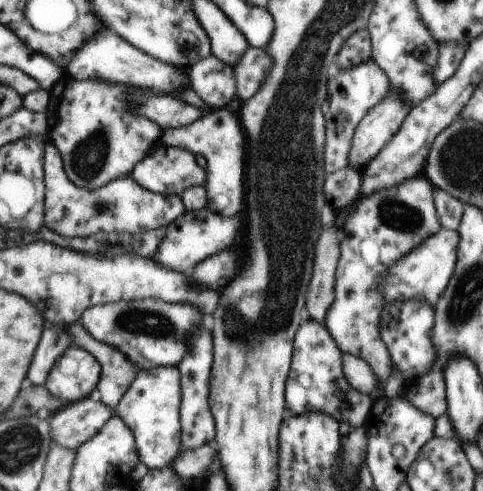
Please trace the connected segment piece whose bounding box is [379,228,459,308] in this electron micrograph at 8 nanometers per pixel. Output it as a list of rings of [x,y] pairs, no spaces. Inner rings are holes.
[[[441,228],[419,247],[401,257],[387,270],[387,274],[381,277],[379,289],[383,292],[385,304],[416,299],[429,302],[434,308],[454,274],[458,247],[459,232]]]

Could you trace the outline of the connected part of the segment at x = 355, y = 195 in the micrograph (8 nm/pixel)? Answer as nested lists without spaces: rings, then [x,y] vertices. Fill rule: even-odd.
[[[348,166],[333,172],[325,178],[323,186],[326,200],[332,210],[342,210],[348,204],[354,205],[361,196],[362,173]]]

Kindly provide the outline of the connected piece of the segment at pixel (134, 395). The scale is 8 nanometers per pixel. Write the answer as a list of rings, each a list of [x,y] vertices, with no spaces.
[[[175,366],[139,370],[116,405],[115,414],[132,431],[139,462],[149,470],[170,465],[182,446],[182,372]]]

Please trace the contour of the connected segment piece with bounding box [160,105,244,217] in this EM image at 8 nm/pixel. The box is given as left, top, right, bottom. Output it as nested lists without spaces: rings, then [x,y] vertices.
[[[236,105],[224,109],[210,109],[199,119],[183,127],[166,129],[160,138],[161,144],[171,147],[180,147],[190,153],[201,154],[206,158],[206,180],[204,188],[207,192],[208,202],[205,208],[223,217],[232,217],[240,214],[244,202],[244,134]]]

